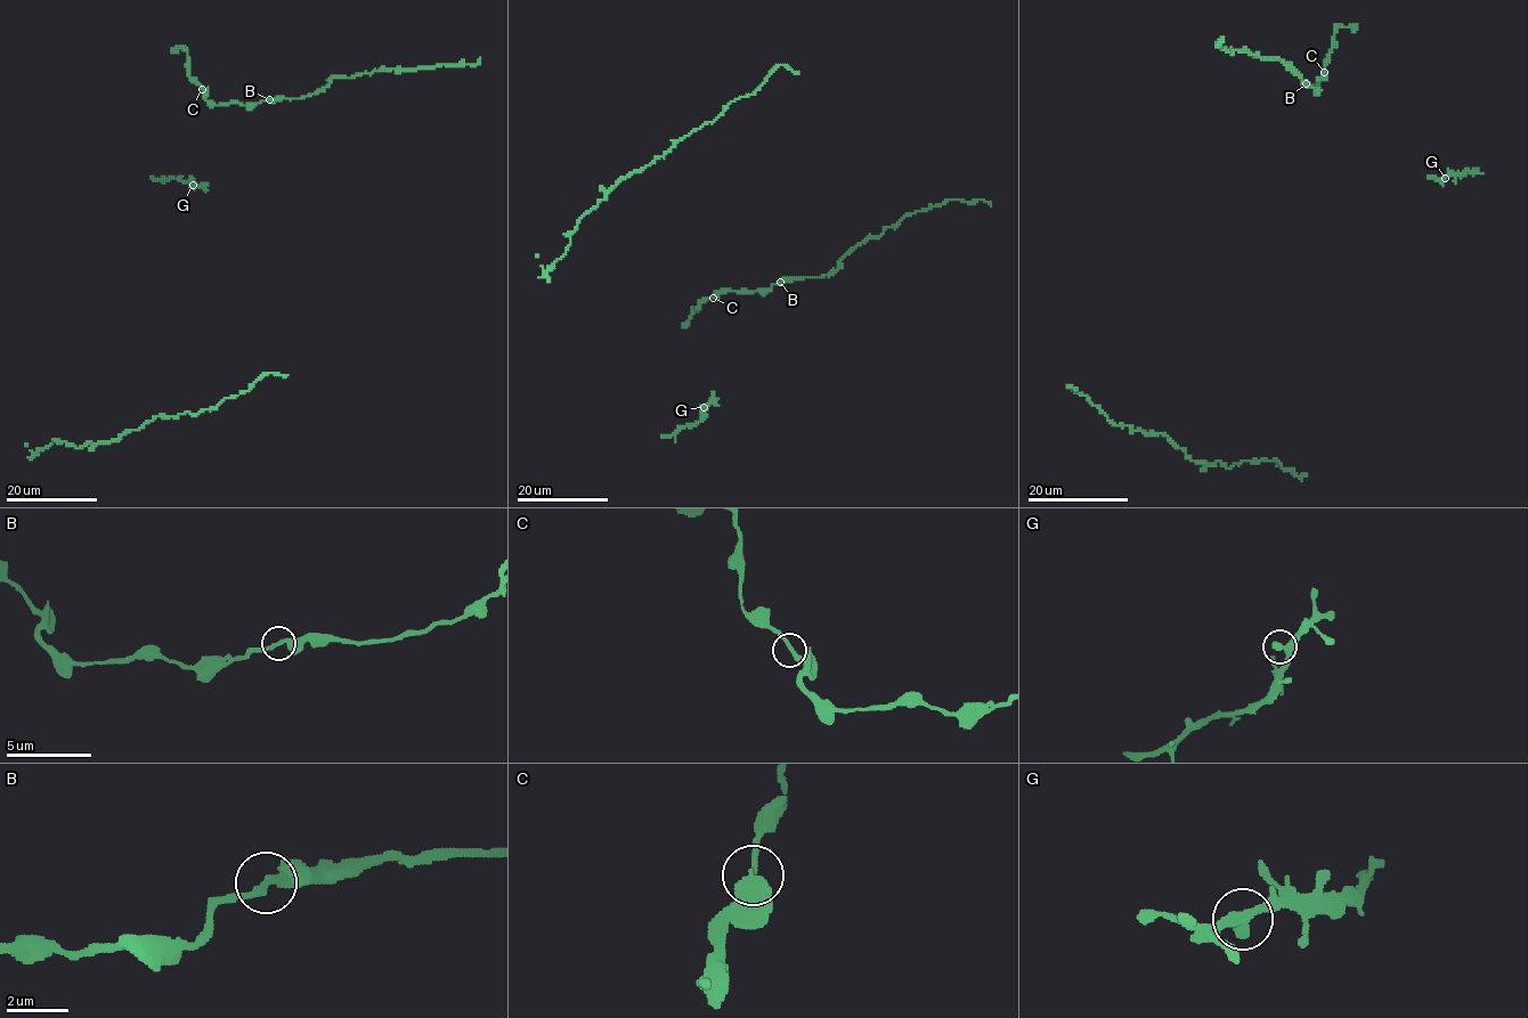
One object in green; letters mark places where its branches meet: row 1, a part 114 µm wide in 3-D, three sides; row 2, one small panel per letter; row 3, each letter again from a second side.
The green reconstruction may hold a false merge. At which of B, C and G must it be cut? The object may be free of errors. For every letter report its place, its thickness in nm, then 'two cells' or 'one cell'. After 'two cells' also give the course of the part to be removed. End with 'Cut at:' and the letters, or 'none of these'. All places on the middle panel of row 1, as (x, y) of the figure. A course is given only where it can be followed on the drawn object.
B: (780, 282) | 300 nm | one cell
C: (713, 298) | 260 nm | one cell
G: (704, 407) | 360 nm | one cell
Cut at: none of these

